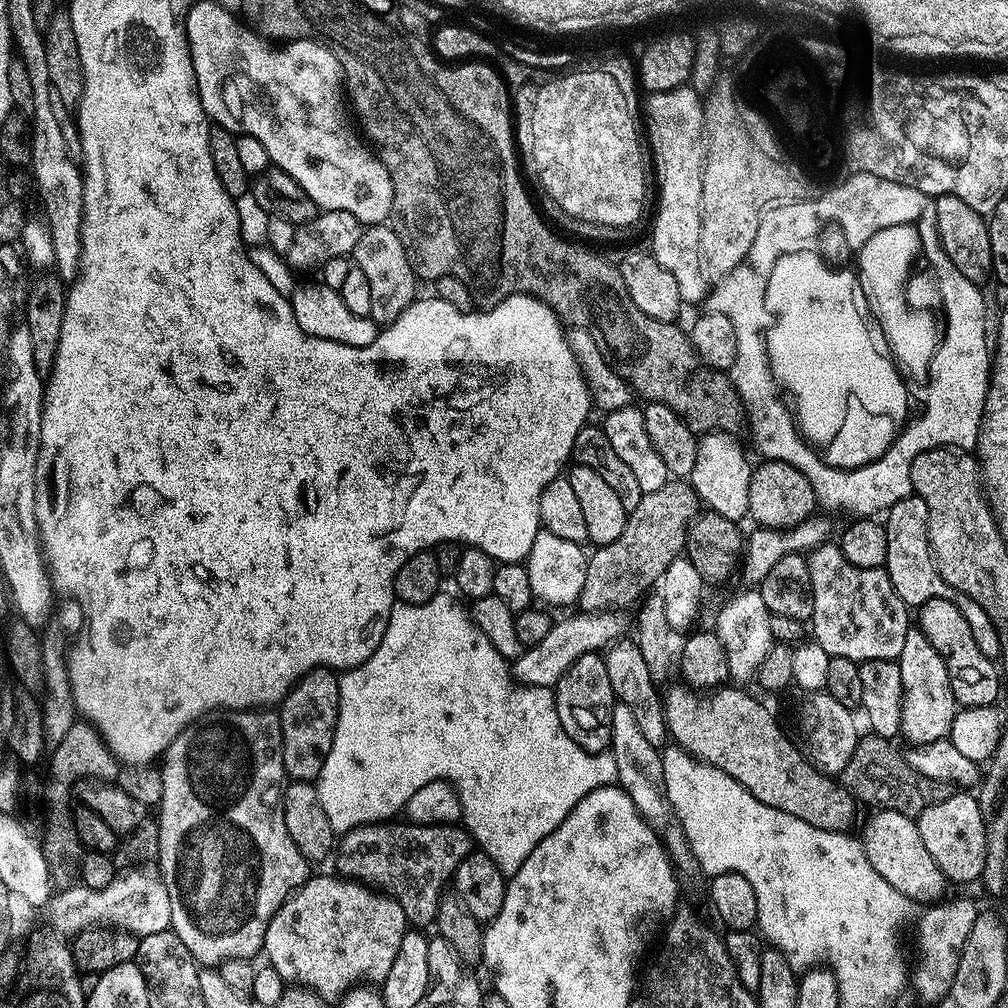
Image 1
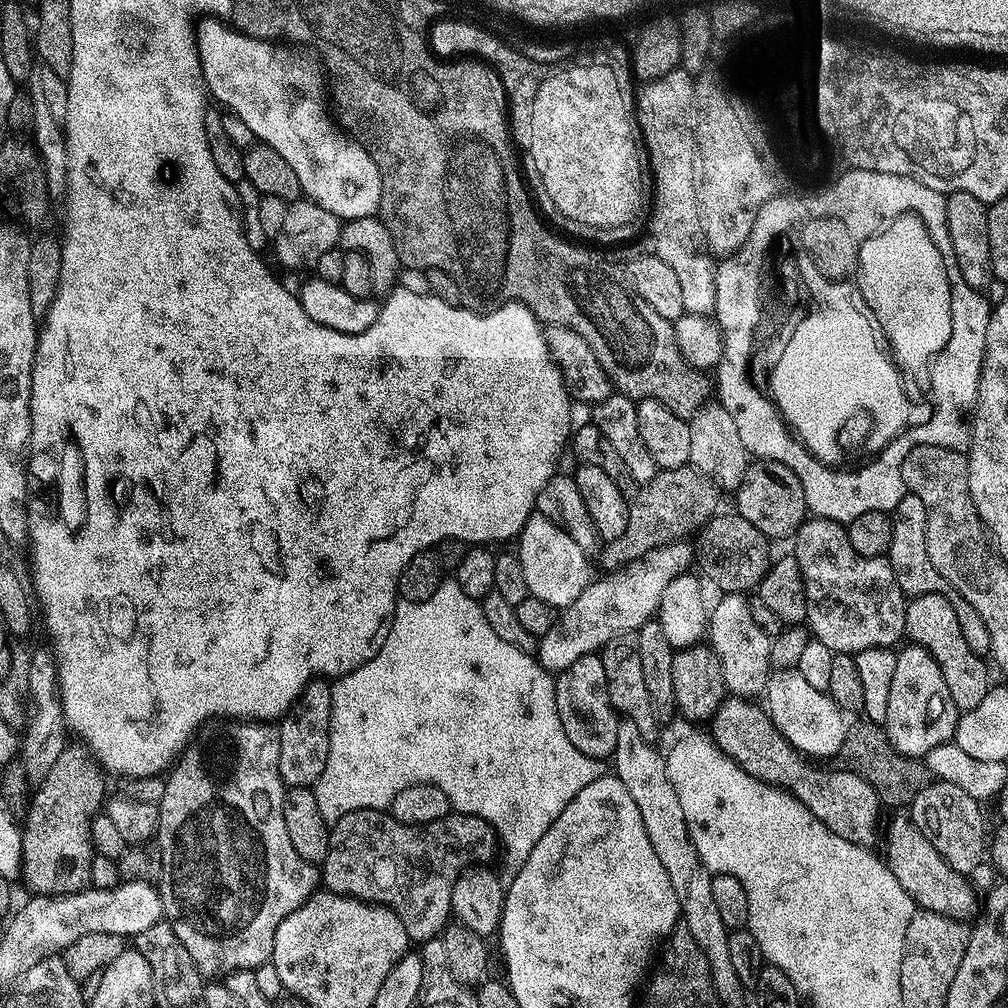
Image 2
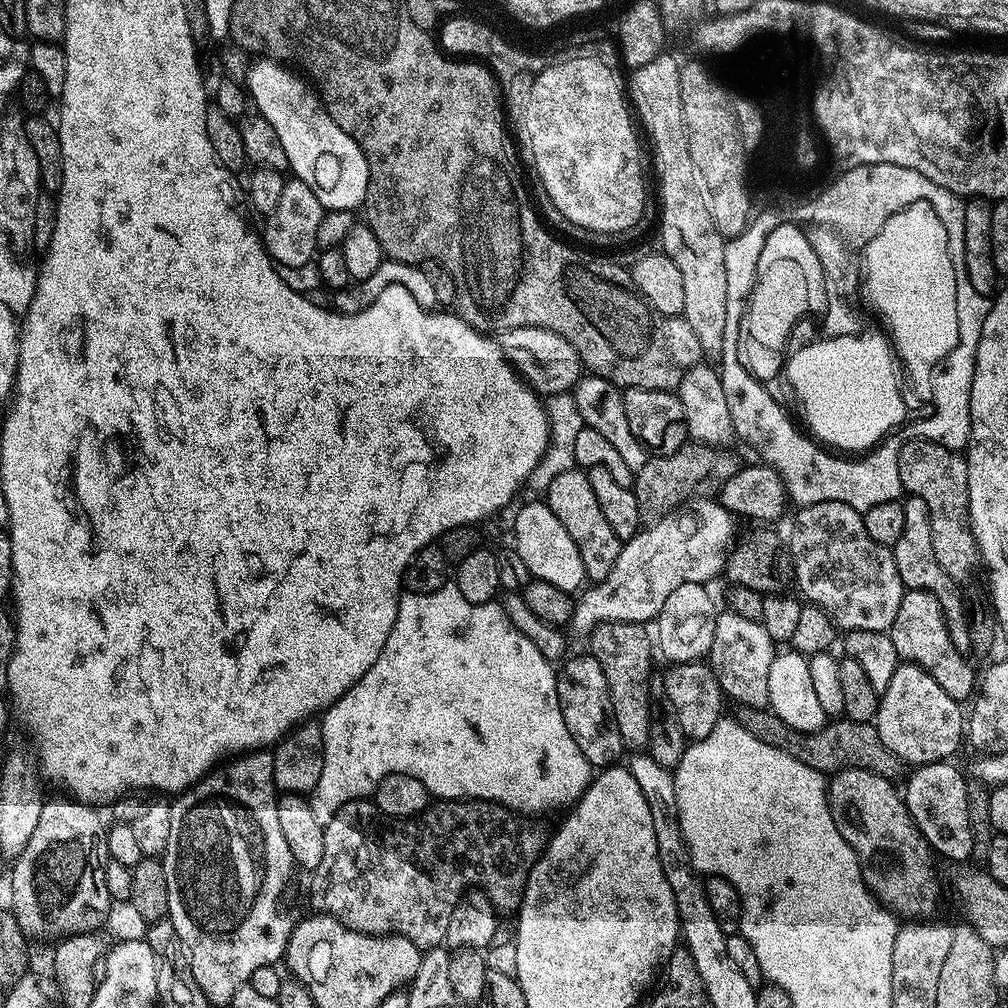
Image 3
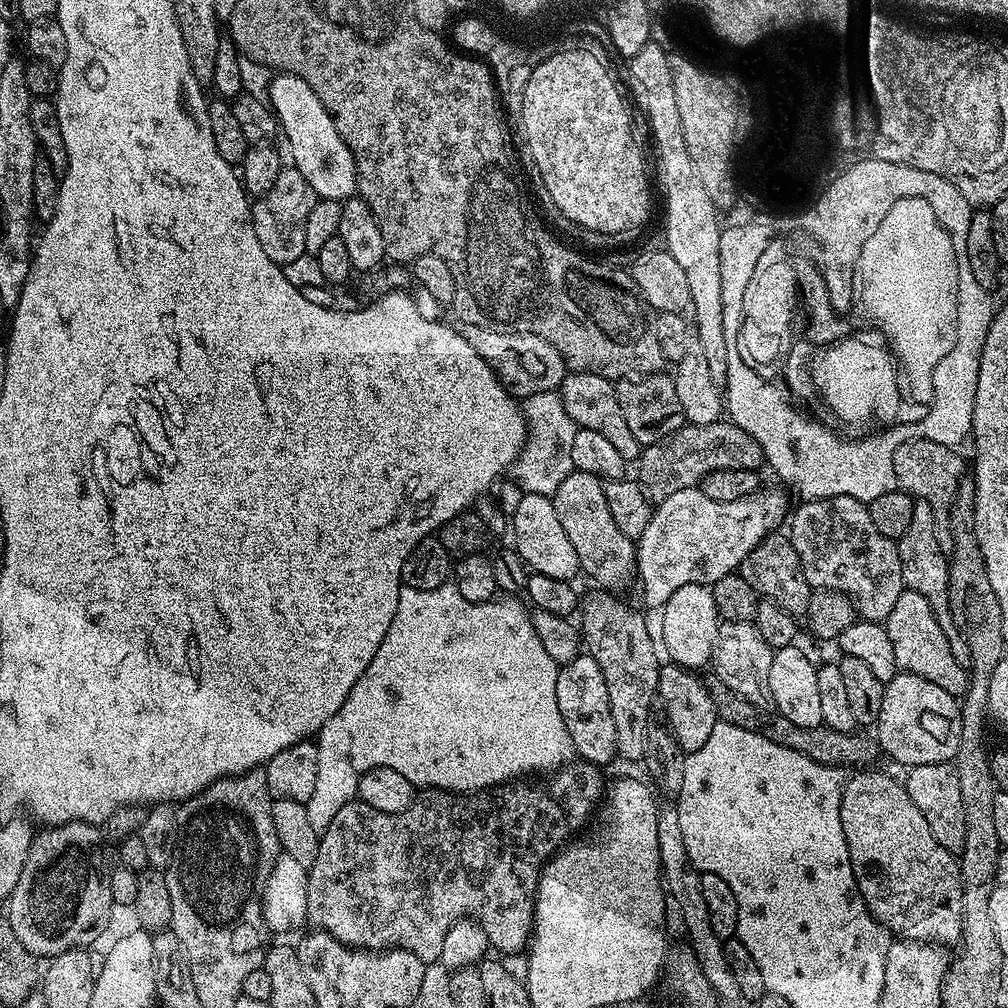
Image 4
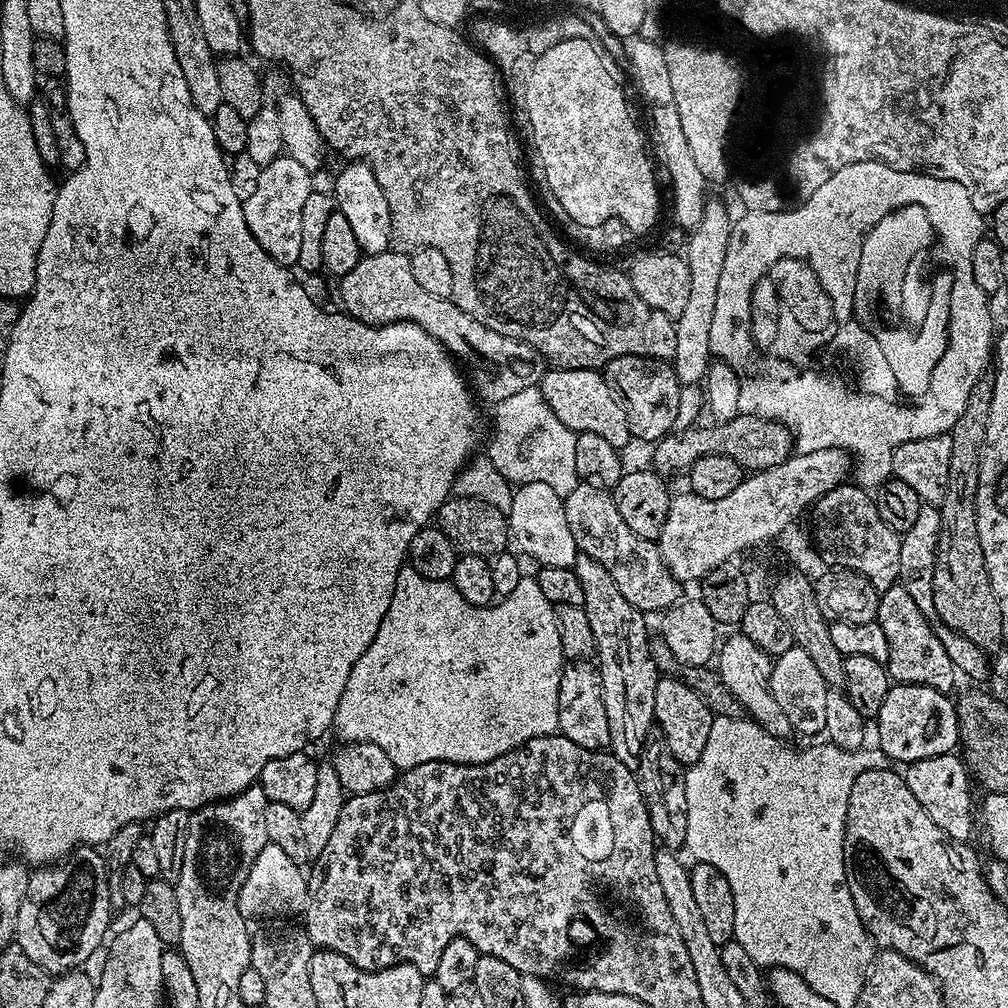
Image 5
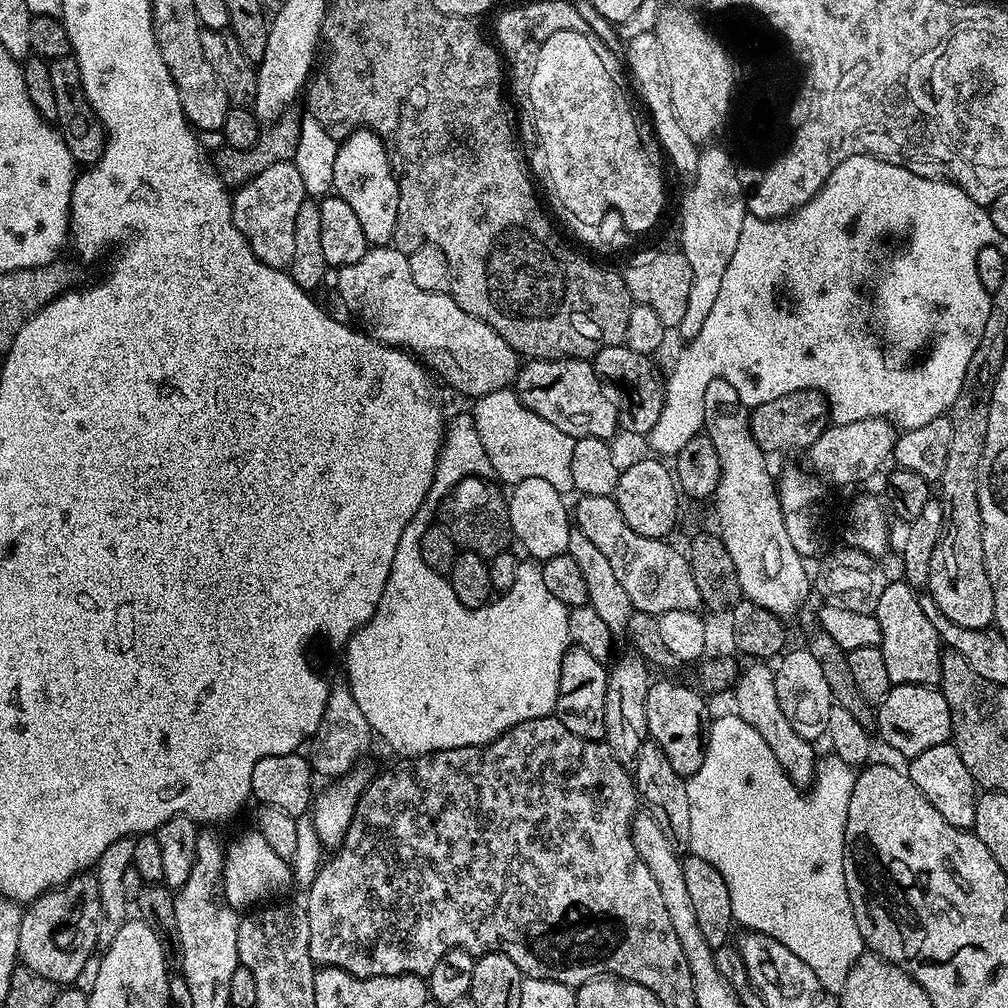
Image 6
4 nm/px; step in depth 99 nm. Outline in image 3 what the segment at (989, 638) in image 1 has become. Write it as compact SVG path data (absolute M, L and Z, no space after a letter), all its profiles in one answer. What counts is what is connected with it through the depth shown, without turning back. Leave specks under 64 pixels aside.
M909 495L907 499L903 501L906 523L902 530L902 538L898 538L898 542L891 547L892 557L898 566L898 574L902 578L905 589L923 588L924 591L934 594L934 598L938 598L950 640L954 642L959 652L971 653L973 651L972 620L964 609L964 600L960 597L961 589L950 578L950 574L946 574L946 570L938 566L938 558L934 558L934 541L930 538L932 533L930 510L926 510L926 502L922 502L922 498Z

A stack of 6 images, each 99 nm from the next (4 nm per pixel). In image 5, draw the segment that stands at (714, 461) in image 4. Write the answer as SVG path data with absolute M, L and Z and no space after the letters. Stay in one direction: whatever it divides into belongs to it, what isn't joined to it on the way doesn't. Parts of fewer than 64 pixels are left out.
M737 414L733 420L728 420L724 424L713 423L712 428L688 428L685 432L681 430L673 431L662 439L655 441L652 452L651 467L659 472L661 476L671 477L671 472L683 473L692 467L692 464L699 456L706 454L722 454L734 458L740 463L741 469L753 472L767 472L769 468L778 466L782 462L786 462L788 457L794 452L794 437L786 425L780 423L779 420L764 420L761 416L746 416Z

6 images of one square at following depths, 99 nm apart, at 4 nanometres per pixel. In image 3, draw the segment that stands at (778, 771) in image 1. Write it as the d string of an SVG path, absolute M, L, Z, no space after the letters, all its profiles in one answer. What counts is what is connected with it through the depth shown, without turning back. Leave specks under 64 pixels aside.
M847 768L835 773L828 780L828 805L834 818L834 826L838 826L838 834L846 838L846 842L856 851L860 859L860 867L864 869L864 881L868 883L873 895L885 908L904 918L924 918L936 904L936 892L928 881L928 864L924 861L926 845L919 828L912 820L908 808L904 804L903 795L891 780L882 778L870 770Z

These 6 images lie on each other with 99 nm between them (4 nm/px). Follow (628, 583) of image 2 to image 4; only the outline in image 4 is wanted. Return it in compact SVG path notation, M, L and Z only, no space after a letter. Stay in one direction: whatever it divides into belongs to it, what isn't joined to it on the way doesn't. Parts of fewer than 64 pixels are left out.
M764 486L751 492L746 498L738 498L734 502L714 502L710 498L706 498L706 494L700 491L699 487L674 490L674 494L663 497L655 505L650 522L636 544L635 575L638 580L640 576L640 592L644 595L645 604L643 607L659 610L664 607L670 594L674 594L674 590L678 590L678 586L690 586L691 584L711 586L717 584L722 578L733 575L746 558L746 554L758 542L773 535L779 529L776 527L783 520L785 523L790 512L790 504L788 508L788 500L784 497L783 492L785 489L780 488Z

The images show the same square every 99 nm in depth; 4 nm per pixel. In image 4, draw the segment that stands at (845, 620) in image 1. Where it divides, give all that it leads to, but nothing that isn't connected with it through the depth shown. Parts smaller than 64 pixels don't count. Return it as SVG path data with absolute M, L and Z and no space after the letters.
M835 496L797 505L790 516L790 539L808 585L814 590L841 592L852 601L861 620L887 620L898 594L905 590L897 541L878 534L867 503L858 498Z

